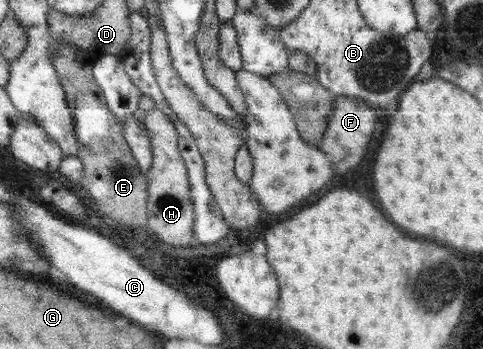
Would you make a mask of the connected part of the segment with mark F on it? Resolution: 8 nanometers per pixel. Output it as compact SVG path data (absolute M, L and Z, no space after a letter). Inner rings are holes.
M334 95L333 106L329 117L326 118L326 128L322 132L322 139L318 149L325 153L327 161L331 163L331 169L335 173L345 173L349 167L357 165L361 155L365 153L365 147L371 141L371 135L375 131L374 108L365 105L361 99L345 97L345 95Z

